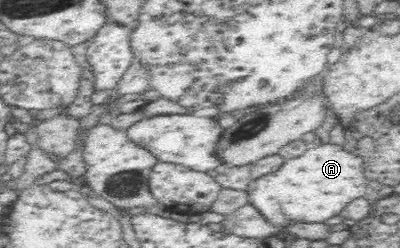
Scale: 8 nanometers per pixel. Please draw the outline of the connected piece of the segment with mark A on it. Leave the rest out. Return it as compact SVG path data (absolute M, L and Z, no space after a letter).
M321 145L305 151L297 159L289 159L281 169L255 181L251 203L263 211L267 219L283 221L307 221L327 223L327 215L335 217L347 203L357 198L369 197L373 185L363 176L363 159L347 153L339 145Z

